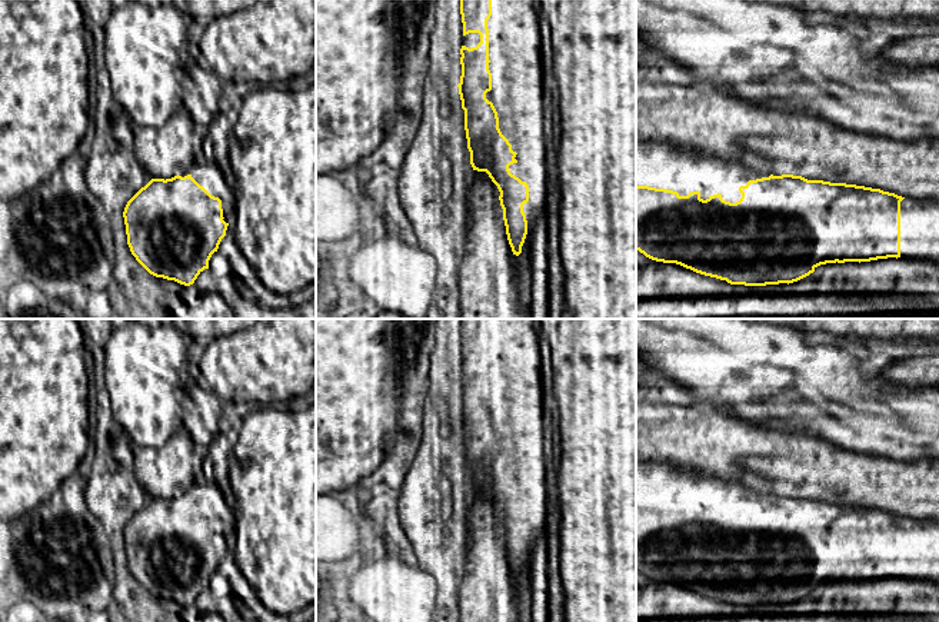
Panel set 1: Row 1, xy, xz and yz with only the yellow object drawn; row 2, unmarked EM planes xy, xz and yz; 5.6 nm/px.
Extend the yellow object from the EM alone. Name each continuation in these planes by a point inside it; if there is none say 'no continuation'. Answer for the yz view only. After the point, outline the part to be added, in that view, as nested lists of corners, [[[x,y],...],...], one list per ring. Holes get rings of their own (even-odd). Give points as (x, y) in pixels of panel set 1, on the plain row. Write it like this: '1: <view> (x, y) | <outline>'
1: yz (668, 486) | [[[636,462],[636,505],[673,512],[700,512],[700,519],[706,520],[720,513],[722,519],[730,523],[740,520],[740,506],[749,500],[782,496],[782,493],[760,492],[743,486],[737,482],[725,480],[716,476],[700,475],[685,470],[673,463]]]

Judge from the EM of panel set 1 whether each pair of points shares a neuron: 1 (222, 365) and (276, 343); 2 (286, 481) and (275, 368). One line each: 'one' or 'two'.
1: one
2: two

